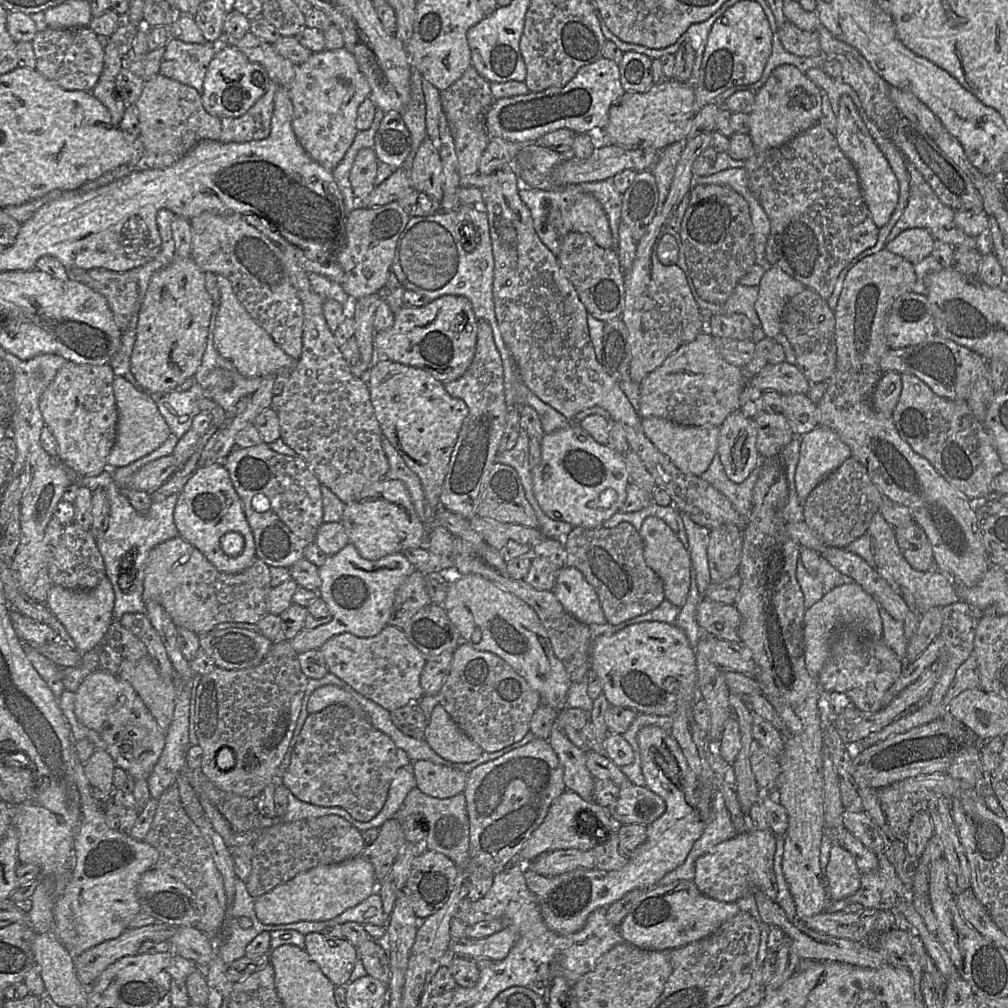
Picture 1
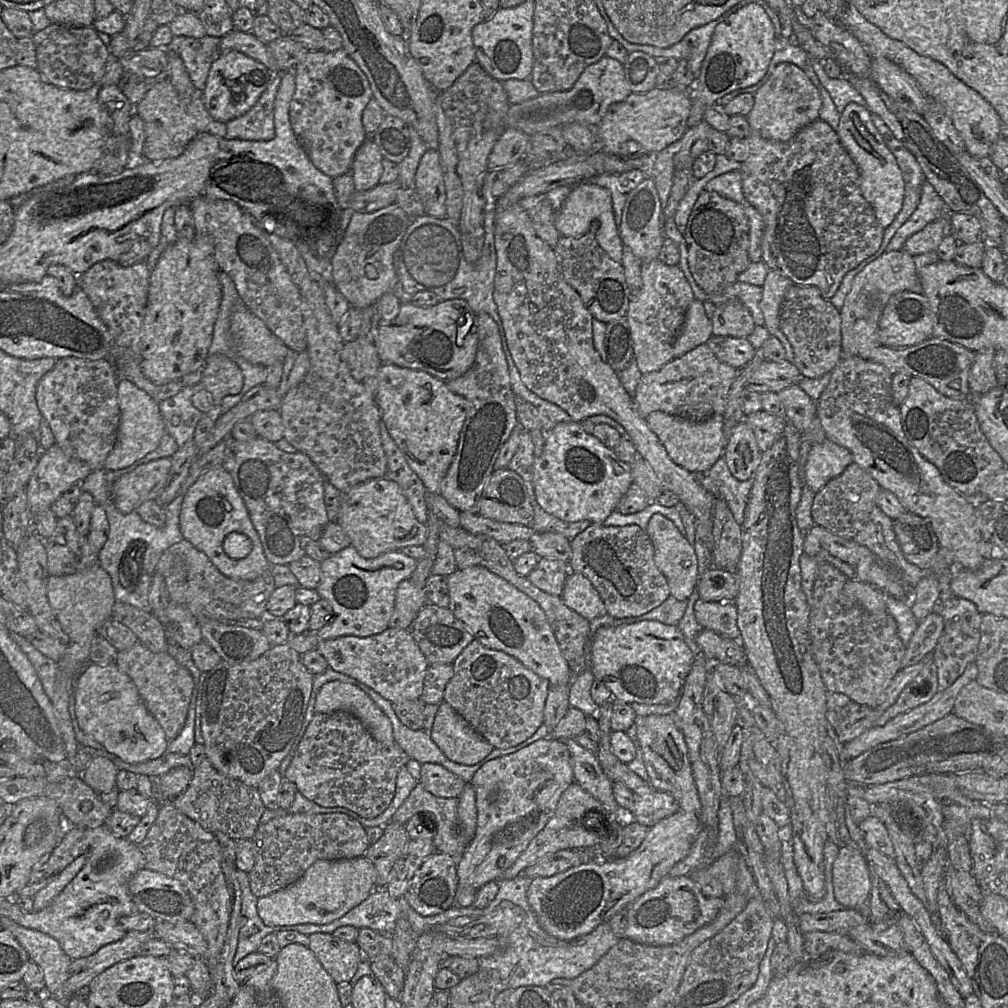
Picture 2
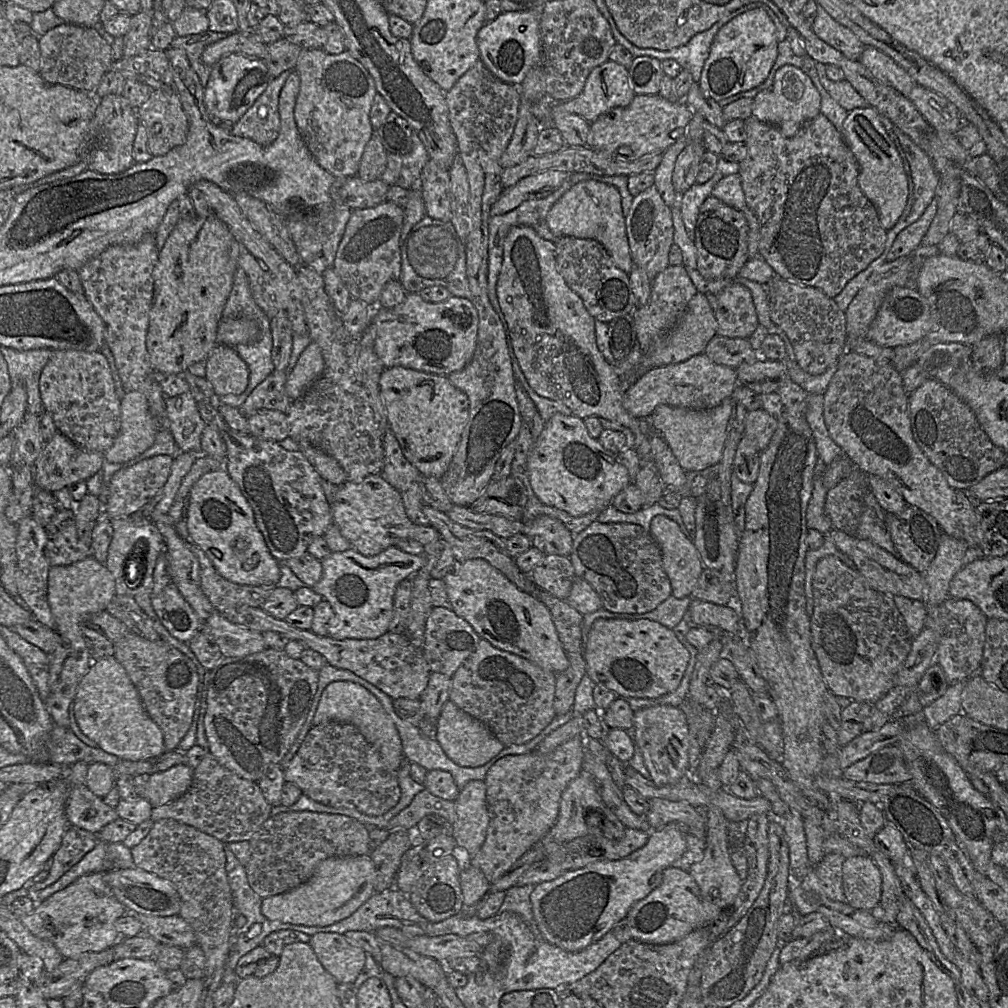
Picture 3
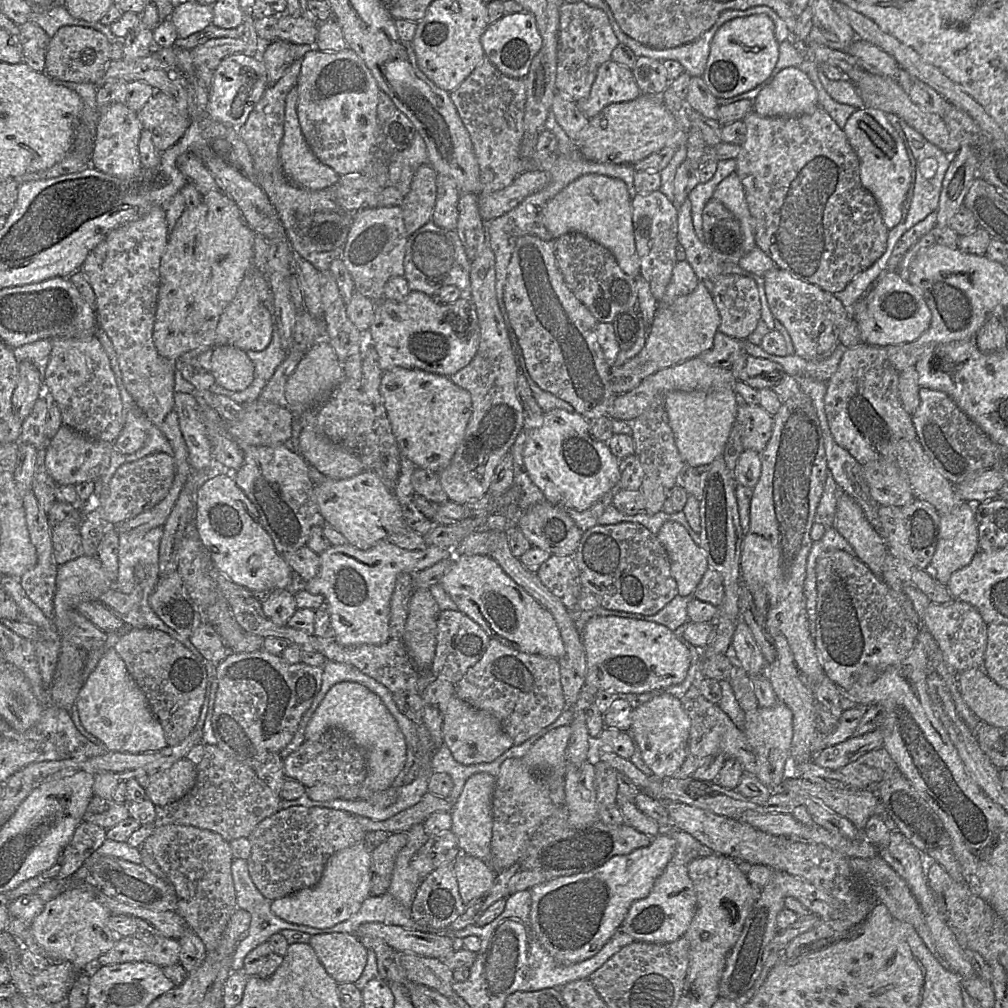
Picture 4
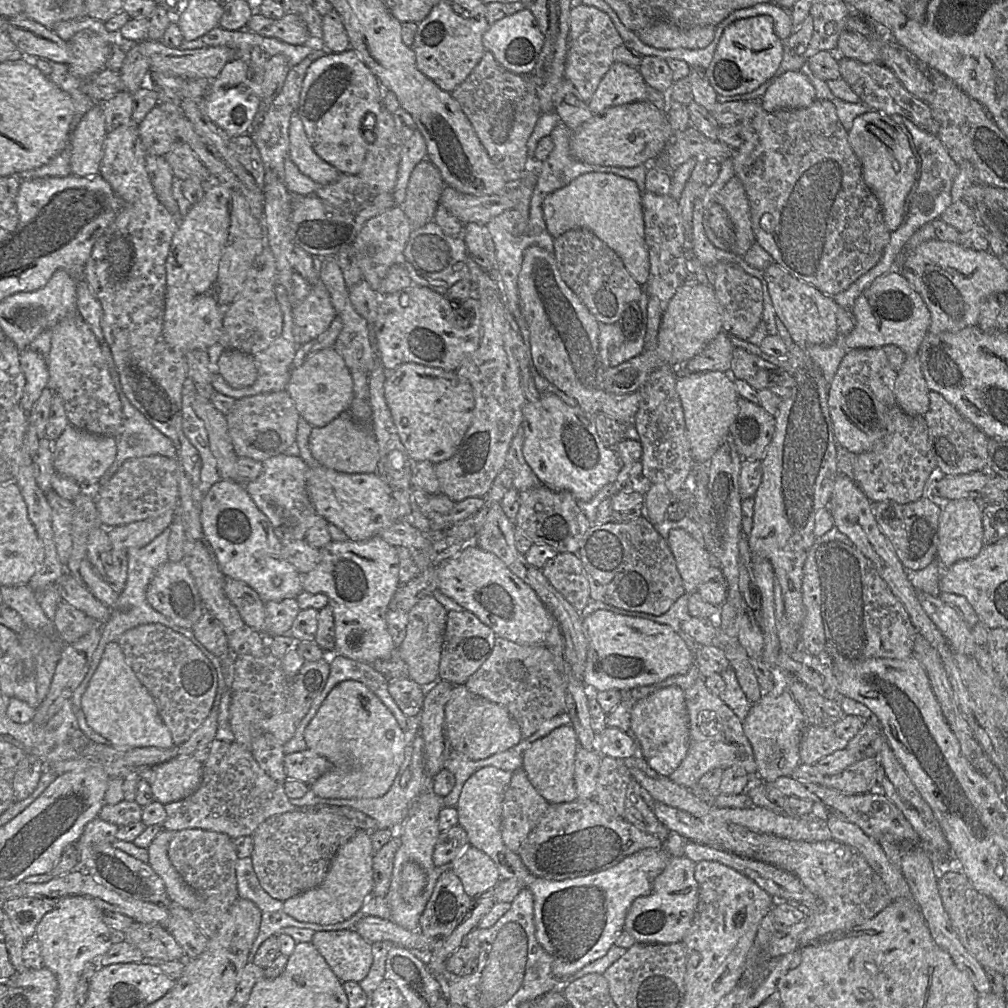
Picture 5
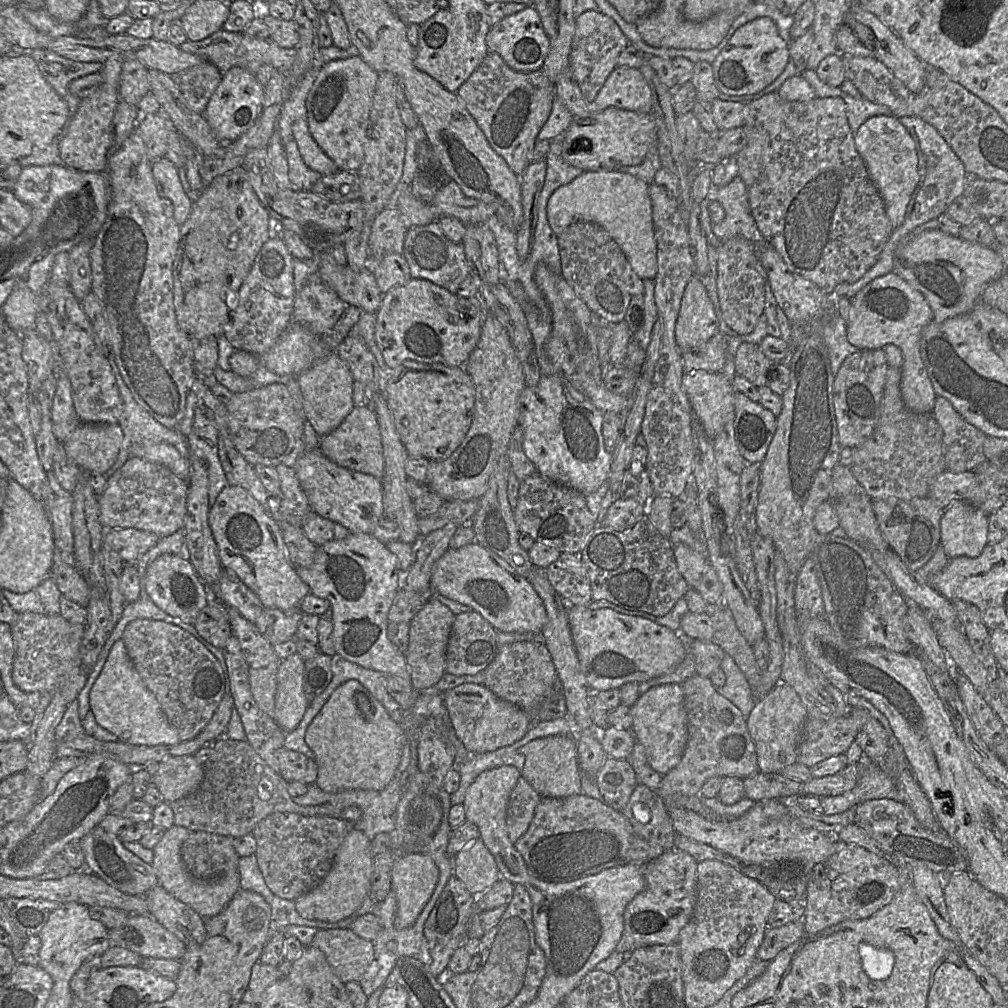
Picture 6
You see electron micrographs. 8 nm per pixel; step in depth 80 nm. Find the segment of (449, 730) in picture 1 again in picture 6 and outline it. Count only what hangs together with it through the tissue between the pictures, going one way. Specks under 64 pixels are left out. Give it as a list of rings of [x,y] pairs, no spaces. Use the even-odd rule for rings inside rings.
[[[465,683],[444,694],[444,703],[455,733],[469,753],[487,753],[522,740],[532,726],[530,717],[518,706],[498,698],[485,685]]]

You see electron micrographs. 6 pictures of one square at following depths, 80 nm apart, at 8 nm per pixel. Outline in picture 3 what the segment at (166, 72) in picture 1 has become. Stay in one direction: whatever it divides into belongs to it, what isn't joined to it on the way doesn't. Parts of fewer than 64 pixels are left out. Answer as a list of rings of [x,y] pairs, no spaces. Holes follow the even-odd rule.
[[[208,29],[199,34],[176,36],[169,48],[181,49],[185,52],[191,68],[199,77],[202,86],[205,87],[209,80],[211,66],[203,62],[202,53],[206,46],[225,38],[228,34],[230,33],[214,32]]]

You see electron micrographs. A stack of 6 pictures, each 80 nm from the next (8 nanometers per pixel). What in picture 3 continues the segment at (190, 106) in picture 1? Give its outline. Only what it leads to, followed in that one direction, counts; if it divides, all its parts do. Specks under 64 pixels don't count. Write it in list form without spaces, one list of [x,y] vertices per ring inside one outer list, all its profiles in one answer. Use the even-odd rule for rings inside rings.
[[[151,91],[149,98],[136,110],[136,115],[147,133],[147,148],[152,156],[162,156],[182,145],[188,134],[188,119],[175,92]]]

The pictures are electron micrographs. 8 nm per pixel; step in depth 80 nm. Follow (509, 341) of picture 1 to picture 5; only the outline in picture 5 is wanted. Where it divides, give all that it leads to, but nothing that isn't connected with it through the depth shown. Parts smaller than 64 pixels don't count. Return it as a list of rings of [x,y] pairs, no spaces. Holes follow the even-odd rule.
[[[535,245],[529,246],[523,254],[517,288],[522,315],[529,329],[532,365],[548,382],[574,398],[586,413],[594,416],[600,413],[607,392],[603,380],[605,369],[599,352],[599,323],[560,276],[554,254]]]

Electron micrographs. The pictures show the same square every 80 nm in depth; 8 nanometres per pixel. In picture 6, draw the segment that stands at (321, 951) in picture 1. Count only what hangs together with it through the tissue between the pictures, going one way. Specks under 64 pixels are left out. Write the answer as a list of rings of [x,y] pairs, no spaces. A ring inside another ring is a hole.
[[[350,928],[319,929],[311,945],[323,952],[327,962],[343,984],[349,981],[359,982],[374,960],[373,942],[359,937]]]

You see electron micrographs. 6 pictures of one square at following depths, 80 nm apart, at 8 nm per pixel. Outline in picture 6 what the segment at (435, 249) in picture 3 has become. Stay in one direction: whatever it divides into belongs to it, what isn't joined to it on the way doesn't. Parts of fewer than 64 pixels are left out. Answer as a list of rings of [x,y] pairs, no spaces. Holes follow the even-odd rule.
[[[437,221],[409,228],[405,236],[403,255],[408,262],[411,278],[429,281],[454,294],[470,275],[463,243],[449,240]]]

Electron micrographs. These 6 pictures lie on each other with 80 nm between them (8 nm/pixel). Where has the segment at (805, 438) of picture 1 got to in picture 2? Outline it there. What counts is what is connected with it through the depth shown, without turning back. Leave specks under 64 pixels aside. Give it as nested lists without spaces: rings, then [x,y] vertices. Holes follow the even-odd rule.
[[[826,438],[822,443],[811,446],[804,467],[804,485],[814,493],[822,489],[831,479],[839,476],[853,462],[851,452]]]

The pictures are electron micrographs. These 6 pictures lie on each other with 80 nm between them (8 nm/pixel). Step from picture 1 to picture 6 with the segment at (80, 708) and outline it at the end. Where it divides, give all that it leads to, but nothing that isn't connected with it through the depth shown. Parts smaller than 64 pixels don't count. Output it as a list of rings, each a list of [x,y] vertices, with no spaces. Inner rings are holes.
[[[122,639],[111,647],[103,668],[89,694],[89,706],[96,722],[113,733],[118,741],[131,745],[176,745],[180,742],[177,730],[169,722],[155,695],[148,689]]]

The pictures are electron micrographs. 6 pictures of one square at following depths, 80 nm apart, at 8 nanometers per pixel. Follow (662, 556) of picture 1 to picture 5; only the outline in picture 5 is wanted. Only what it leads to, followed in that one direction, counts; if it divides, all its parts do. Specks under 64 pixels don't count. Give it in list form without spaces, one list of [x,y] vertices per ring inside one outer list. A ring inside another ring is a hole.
[[[671,529],[666,541],[682,578],[685,594],[697,591],[713,565],[710,553],[683,529]]]

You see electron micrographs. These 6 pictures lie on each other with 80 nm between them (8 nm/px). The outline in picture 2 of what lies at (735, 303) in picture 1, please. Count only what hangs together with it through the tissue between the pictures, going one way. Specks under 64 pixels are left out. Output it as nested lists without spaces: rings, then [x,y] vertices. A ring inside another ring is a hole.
[[[738,280],[733,284],[733,287],[728,286],[718,292],[716,296],[708,295],[708,299],[705,301],[712,302],[716,306],[729,300],[739,300],[751,313],[754,324],[764,326],[764,315],[760,308],[761,299],[762,287]]]

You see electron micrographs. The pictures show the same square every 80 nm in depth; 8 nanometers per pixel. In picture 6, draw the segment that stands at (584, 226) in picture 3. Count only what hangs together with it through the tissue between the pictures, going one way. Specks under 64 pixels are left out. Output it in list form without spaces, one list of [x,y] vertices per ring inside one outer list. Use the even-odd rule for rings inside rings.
[[[619,171],[583,172],[550,196],[547,203],[549,225],[557,236],[578,220],[597,224],[618,244],[640,279],[654,279],[657,274],[657,243],[648,187],[644,181]]]

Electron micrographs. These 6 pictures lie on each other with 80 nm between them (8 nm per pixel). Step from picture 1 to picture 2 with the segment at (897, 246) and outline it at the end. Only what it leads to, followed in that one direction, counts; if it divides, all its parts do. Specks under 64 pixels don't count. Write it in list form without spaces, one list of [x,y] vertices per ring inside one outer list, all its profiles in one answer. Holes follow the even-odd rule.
[[[945,216],[928,223],[920,231],[911,235],[902,250],[912,256],[936,251],[946,234],[948,234],[948,217]]]

